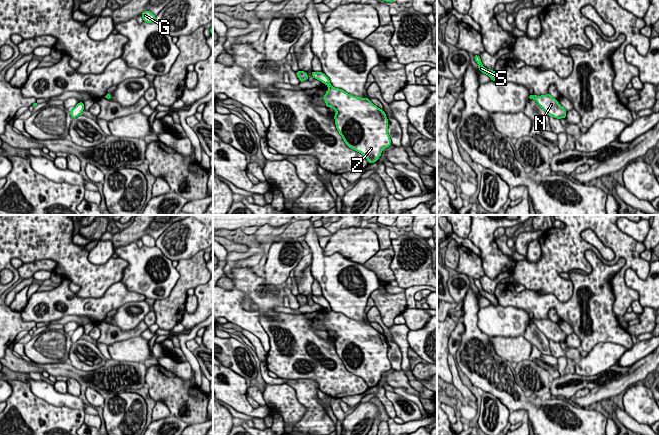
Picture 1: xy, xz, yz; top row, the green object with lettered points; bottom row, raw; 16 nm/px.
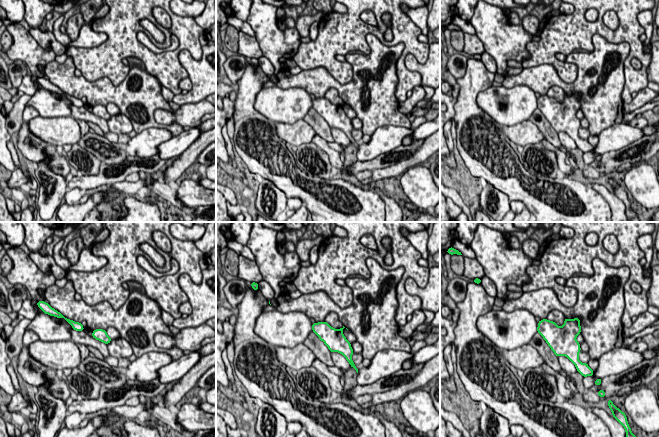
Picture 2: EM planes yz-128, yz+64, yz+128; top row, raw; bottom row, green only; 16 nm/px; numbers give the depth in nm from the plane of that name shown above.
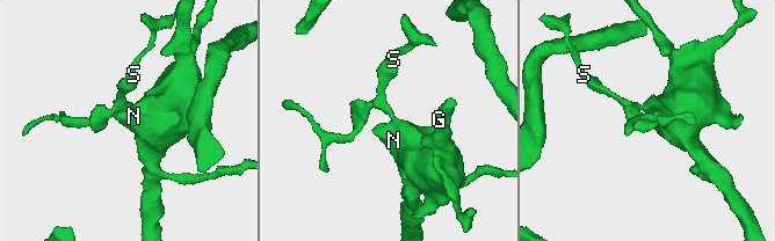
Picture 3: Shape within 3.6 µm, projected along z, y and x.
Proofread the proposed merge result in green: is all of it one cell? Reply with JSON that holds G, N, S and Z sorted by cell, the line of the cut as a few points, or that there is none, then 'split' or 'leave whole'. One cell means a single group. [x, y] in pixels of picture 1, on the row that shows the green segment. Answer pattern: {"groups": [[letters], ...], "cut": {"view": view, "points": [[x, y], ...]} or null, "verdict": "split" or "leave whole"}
{"groups": [["G", "N", "Z"], ["S"]], "cut": {"view": "yz", "points": [[531, 95], [533, 98]]}, "verdict": "split"}

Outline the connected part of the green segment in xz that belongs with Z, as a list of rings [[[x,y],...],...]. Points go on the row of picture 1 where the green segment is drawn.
[[[332,86],[323,100],[326,107],[336,111],[334,122],[345,144],[361,153],[368,163],[377,162],[382,150],[392,144],[385,112],[368,98],[356,97]]]

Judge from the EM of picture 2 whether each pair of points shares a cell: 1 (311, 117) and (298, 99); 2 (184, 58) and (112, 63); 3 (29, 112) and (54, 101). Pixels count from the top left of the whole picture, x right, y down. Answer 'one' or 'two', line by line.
1: two
2: two
3: two

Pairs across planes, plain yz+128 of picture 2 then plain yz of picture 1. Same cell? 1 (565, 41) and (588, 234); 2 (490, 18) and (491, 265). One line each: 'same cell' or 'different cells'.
1: different cells
2: same cell

